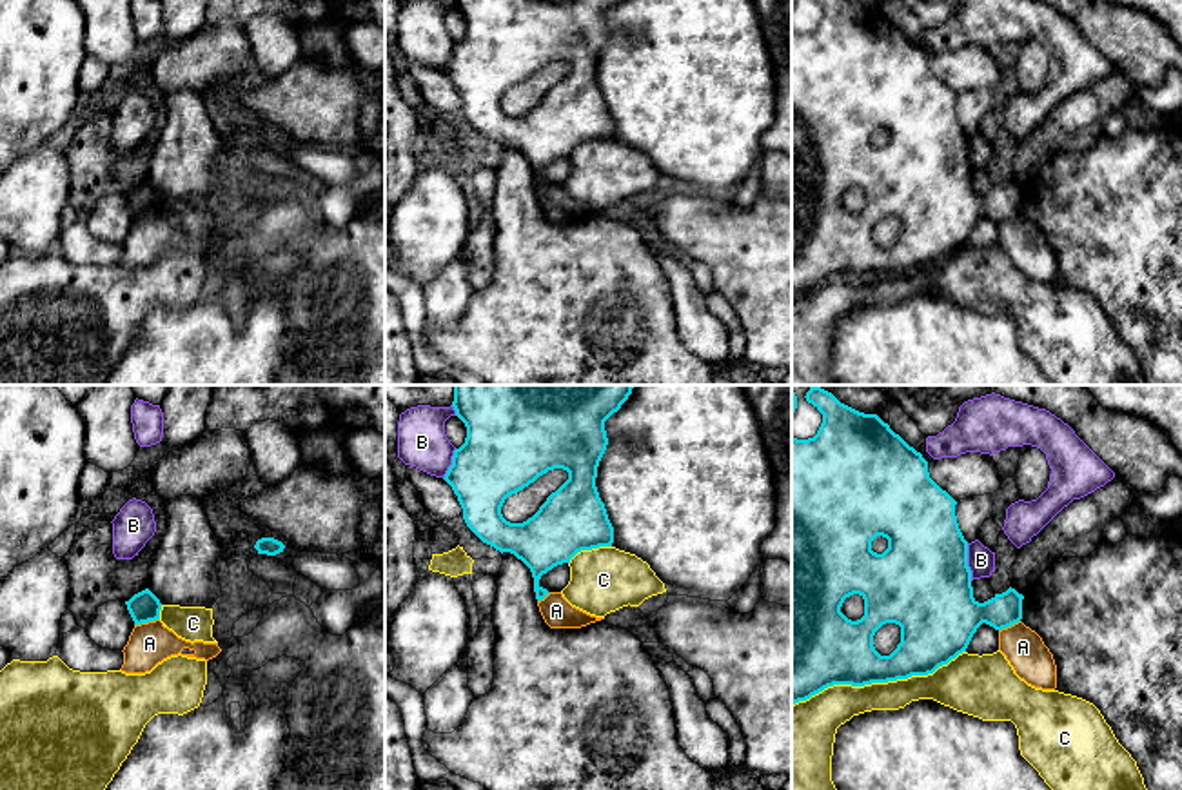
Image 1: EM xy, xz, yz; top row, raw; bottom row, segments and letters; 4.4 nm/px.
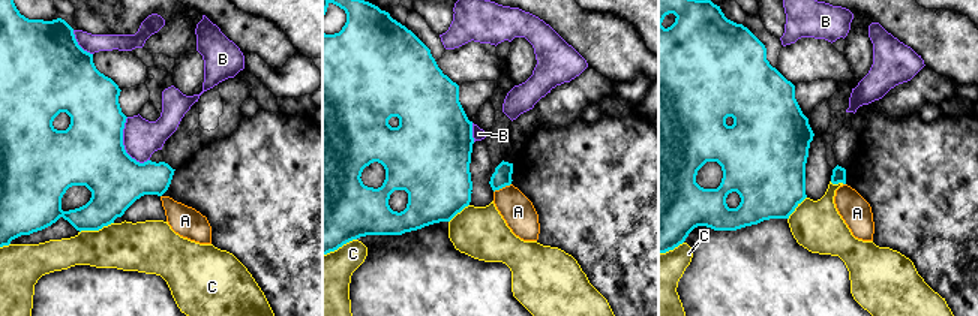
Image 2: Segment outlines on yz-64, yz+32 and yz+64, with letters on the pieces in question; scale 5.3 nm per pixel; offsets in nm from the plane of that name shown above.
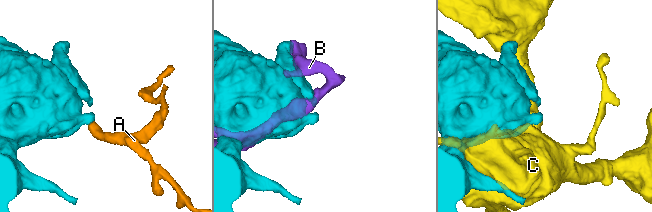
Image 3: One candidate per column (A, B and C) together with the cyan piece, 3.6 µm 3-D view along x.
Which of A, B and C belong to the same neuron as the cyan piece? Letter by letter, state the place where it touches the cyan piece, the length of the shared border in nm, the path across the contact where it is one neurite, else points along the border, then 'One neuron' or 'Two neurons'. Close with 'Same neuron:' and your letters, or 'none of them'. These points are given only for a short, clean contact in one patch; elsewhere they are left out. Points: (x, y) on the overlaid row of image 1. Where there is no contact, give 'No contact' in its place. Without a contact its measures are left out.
A: Touches cyan at xy (146, 622). Shared border 120 nm. Boundary: xy (158, 618), (135, 625). Two neurons
B: Touches cyan at yz (966, 562). Shared border 170 nm. Two neurons
C: Touches cyan at yz (877, 681). Shared border 800 nm. Two neurons
Same neuron: none of them

